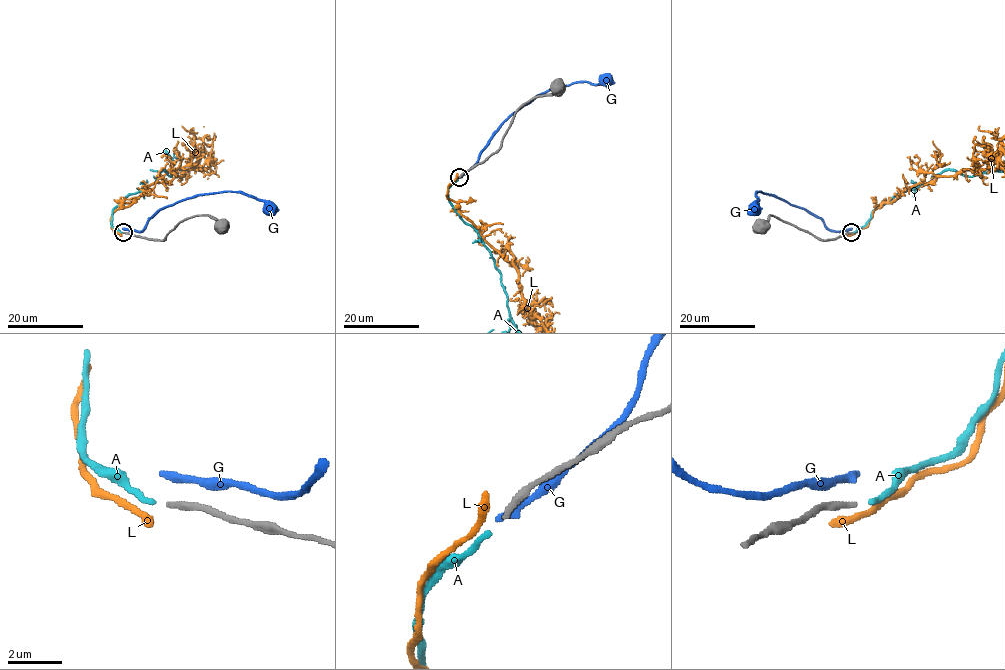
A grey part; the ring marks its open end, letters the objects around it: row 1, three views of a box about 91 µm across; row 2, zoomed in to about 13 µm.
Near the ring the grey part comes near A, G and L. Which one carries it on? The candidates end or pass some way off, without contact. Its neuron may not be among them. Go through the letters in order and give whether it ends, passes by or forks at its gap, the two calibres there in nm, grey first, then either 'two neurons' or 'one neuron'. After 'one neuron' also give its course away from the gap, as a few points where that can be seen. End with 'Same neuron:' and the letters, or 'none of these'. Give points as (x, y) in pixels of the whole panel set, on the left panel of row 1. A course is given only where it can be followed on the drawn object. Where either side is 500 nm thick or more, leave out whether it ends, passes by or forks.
A: it ends; calibres 240 and 200 nm; one neuron
G: it ends; calibres 240 and 340 nm; two neurons
L: it ends; calibres 240 and 360 nm; two neurons
Same neuron: A

